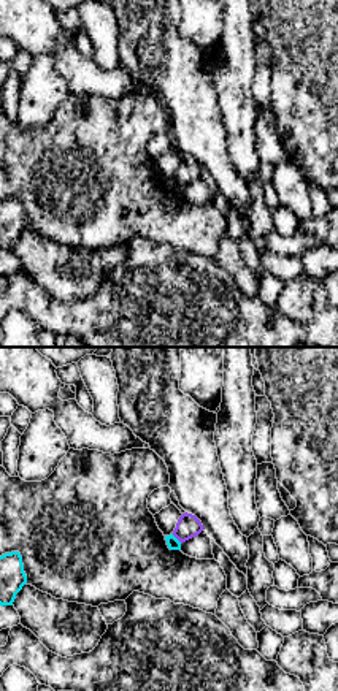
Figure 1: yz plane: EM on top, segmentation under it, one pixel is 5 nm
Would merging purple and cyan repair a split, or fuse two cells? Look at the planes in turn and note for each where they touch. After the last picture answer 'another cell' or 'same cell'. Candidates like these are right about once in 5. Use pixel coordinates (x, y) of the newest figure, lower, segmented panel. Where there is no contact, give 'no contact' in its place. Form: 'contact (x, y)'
contact (176, 538)

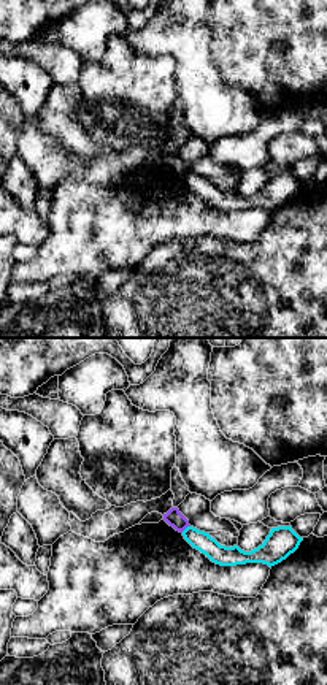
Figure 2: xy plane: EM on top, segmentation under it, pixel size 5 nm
contact (184, 528)

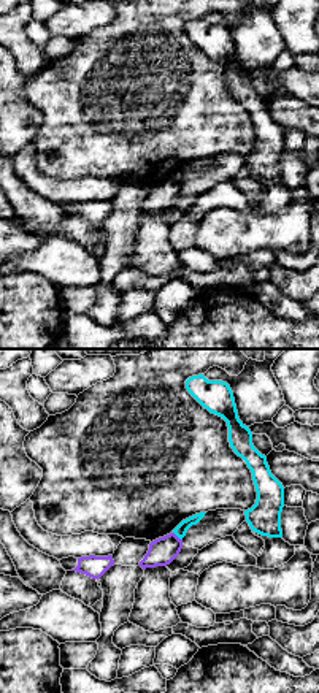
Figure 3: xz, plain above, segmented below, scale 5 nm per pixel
contact (176, 536)

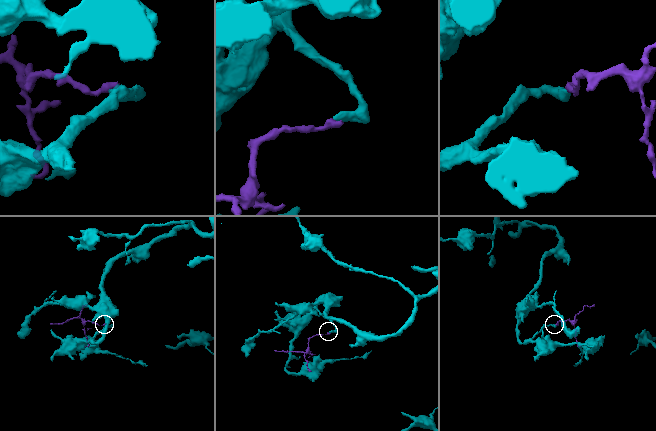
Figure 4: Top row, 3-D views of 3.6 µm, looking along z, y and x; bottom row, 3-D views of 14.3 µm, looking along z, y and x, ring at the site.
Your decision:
another cell

